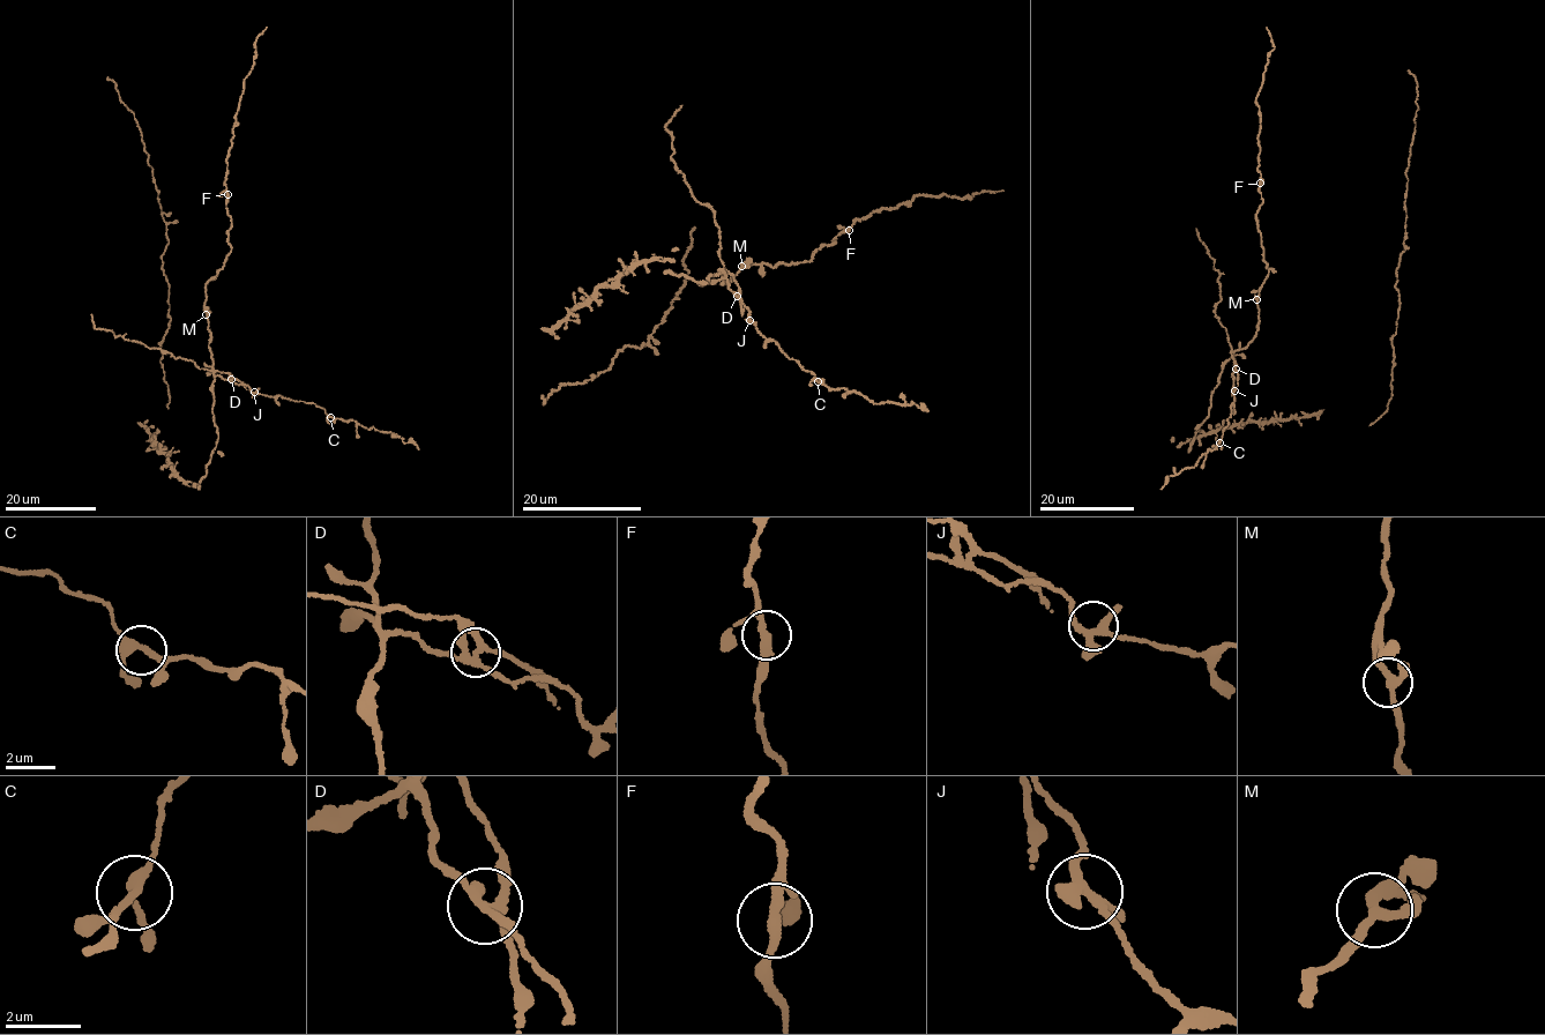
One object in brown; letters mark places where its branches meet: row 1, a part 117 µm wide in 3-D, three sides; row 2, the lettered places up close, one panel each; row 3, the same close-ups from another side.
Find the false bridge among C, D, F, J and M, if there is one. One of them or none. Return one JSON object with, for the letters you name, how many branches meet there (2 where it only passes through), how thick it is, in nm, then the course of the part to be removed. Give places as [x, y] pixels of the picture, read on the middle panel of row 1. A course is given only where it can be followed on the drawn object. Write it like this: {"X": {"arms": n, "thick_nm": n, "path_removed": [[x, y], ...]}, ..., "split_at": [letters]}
{"D": {"arms": 4, "thick_nm": 260, "path_removed": [[736, 296], [738, 284], [719, 258], [713, 209], [695, 202], [671, 157], [672, 141], [665, 127], [681, 105]]}, "split_at": ["D"]}

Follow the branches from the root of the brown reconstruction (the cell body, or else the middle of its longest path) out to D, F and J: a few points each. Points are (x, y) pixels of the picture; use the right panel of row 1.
D: (1202, 436), (1186, 442), (1191, 445), (1208, 416), (1222, 365), (1232, 358), (1236, 367)
F: (1202, 436), (1186, 442), (1208, 416), (1222, 364), (1256, 333), (1268, 270), (1256, 218), (1260, 183)
J: (1202, 436), (1186, 442), (1191, 445), (1208, 416), (1222, 365), (1232, 358), (1234, 391)

